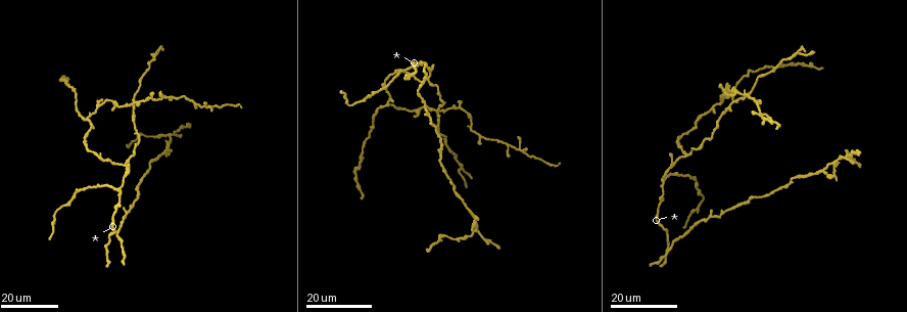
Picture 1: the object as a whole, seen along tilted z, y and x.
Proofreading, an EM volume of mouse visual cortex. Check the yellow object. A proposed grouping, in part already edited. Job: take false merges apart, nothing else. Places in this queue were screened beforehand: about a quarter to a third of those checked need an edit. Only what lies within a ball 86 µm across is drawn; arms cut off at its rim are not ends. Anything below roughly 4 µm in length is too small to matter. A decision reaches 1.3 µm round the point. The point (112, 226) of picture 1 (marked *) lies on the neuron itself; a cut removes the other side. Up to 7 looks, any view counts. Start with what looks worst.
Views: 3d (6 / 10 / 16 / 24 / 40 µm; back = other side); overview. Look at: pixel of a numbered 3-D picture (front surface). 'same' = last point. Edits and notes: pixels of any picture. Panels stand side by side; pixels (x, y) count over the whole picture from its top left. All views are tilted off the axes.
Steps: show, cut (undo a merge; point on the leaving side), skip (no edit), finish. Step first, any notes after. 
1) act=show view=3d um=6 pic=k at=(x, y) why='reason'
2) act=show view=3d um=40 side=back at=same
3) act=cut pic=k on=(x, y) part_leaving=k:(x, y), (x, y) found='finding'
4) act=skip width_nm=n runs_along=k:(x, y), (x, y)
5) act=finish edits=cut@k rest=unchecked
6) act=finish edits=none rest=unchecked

act=show view=3d um=24 pic=1 at=(382, 105) why='two arms in line, one across'

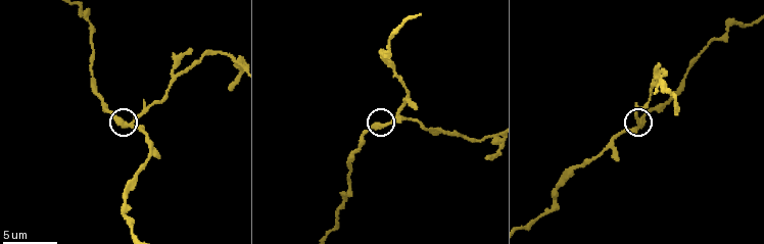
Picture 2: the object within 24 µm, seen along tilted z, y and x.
act=show view=3d um=10 pic=2 at=(387, 125)

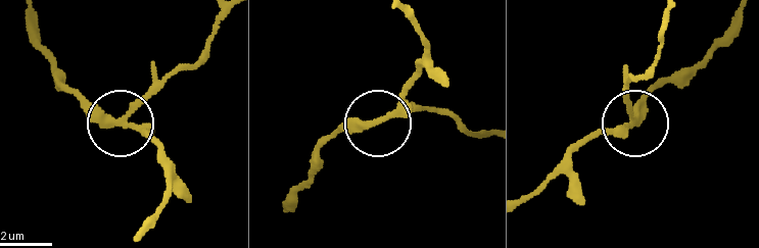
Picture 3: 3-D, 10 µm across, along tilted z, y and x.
act=cut pic=3 on=(146, 94) width_nm=220 part_leaving=3:(124, 120), (194, 60), (228, 11) found='two neurons meet here'

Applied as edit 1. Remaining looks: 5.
act=show view=3d um=24 pic=1 at=(119, 191) why='two arms in line, one across'

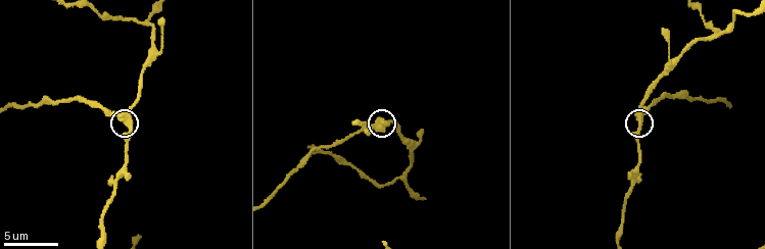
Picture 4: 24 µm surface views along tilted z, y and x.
act=show view=3d um=10 pic=4 at=(118, 113) why='zoom in'

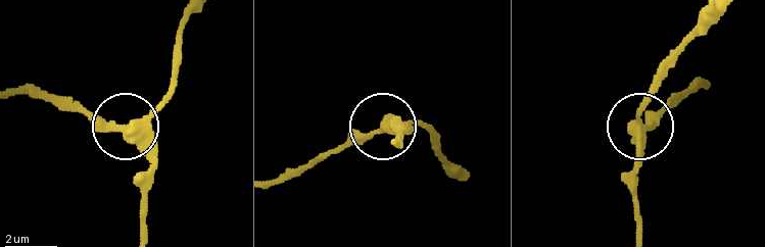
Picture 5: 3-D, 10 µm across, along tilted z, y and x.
act=skip side_arm_um=44 runs_along=5:(639, 234), (632, 177), (639, 134), (672, 105) found='one neuron here'

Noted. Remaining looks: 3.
act=show view=overview

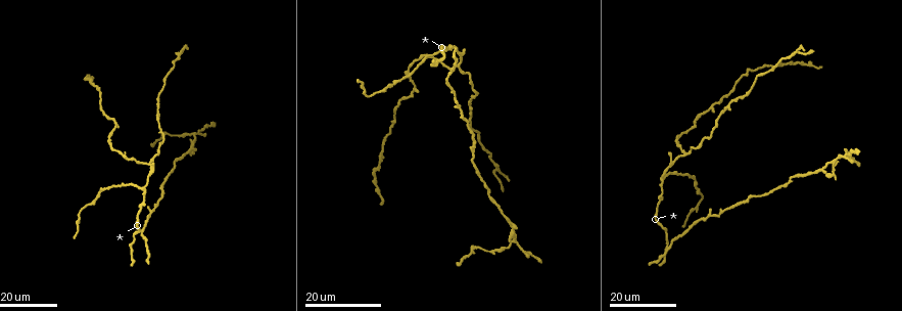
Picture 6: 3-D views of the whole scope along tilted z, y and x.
act=show view=3d um=24 pic=6 at=(835, 164) why='side arm on a straight run'

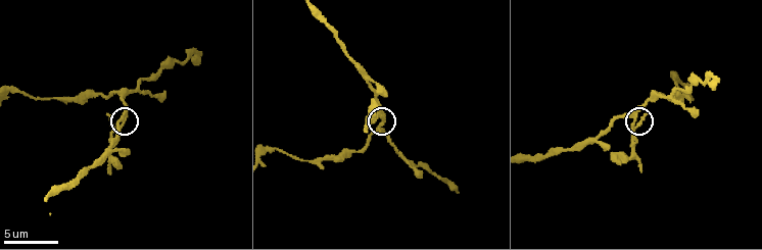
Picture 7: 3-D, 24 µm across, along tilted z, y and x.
act=show view=3d um=10 pic=7 at=(634, 121) why='zoom in'

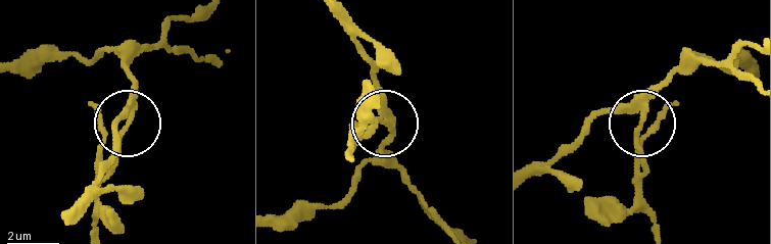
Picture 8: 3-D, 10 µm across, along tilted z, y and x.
act=cut pic=8 on=(98, 112) arms=3 found='a second neuron is stuck on'

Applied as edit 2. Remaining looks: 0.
act=finish edits=cut@3,cut@8 rest=unchecked

